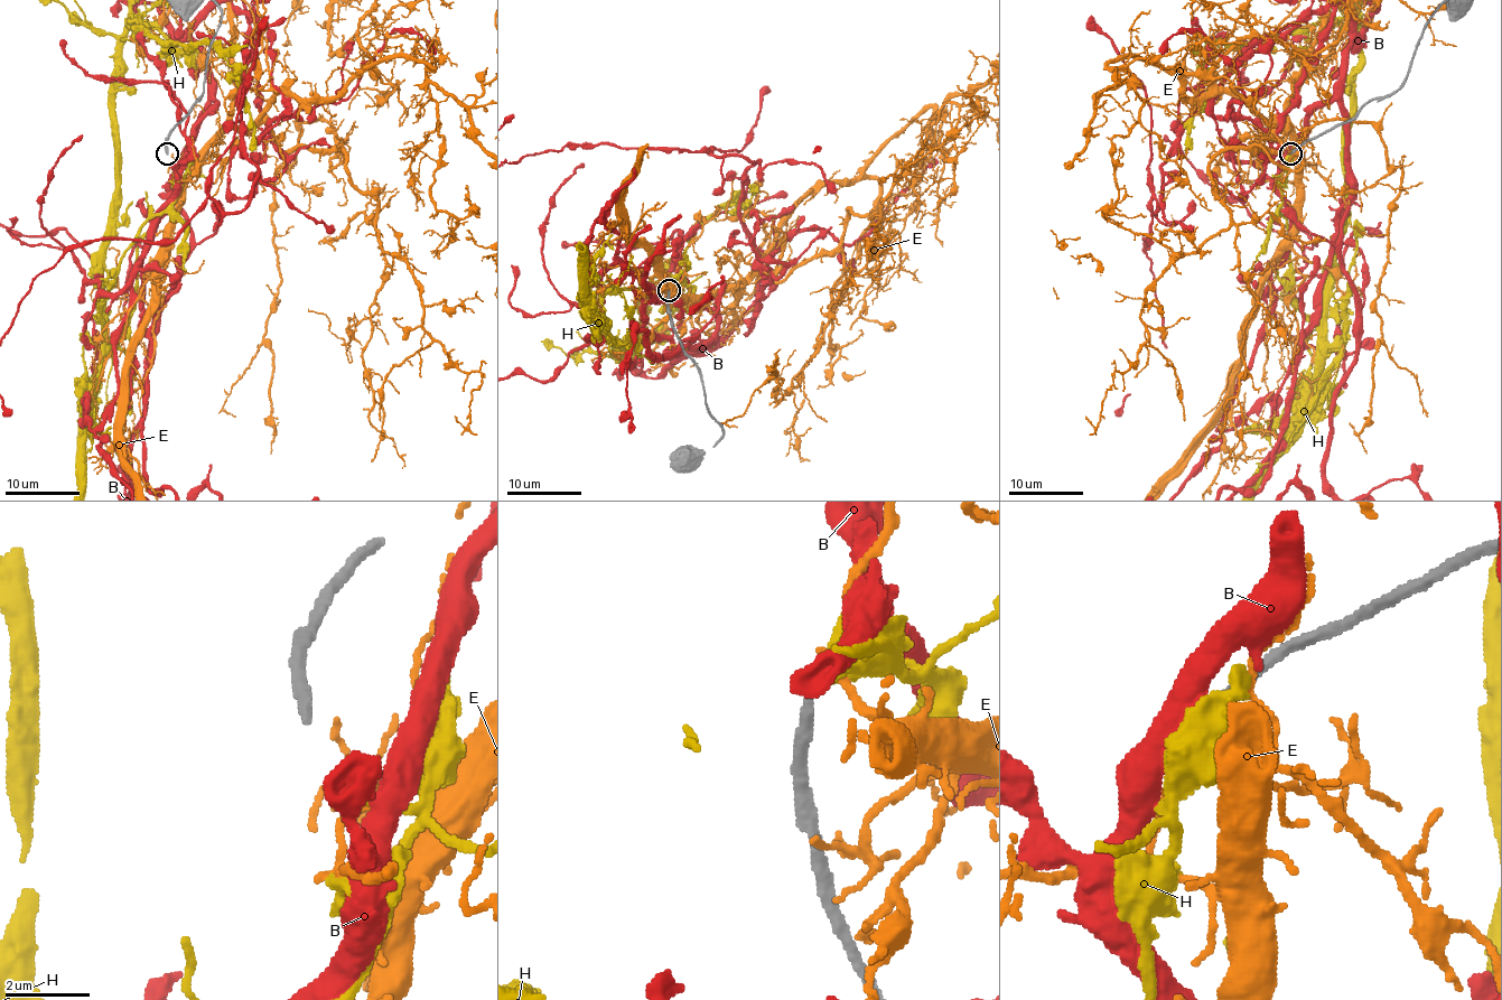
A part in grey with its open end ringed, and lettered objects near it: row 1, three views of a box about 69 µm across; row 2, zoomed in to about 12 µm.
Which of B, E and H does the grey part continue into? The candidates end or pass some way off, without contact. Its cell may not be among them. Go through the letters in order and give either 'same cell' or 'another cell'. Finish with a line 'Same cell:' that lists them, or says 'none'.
B: another cell
E: another cell
H: another cell
Same cell: none

